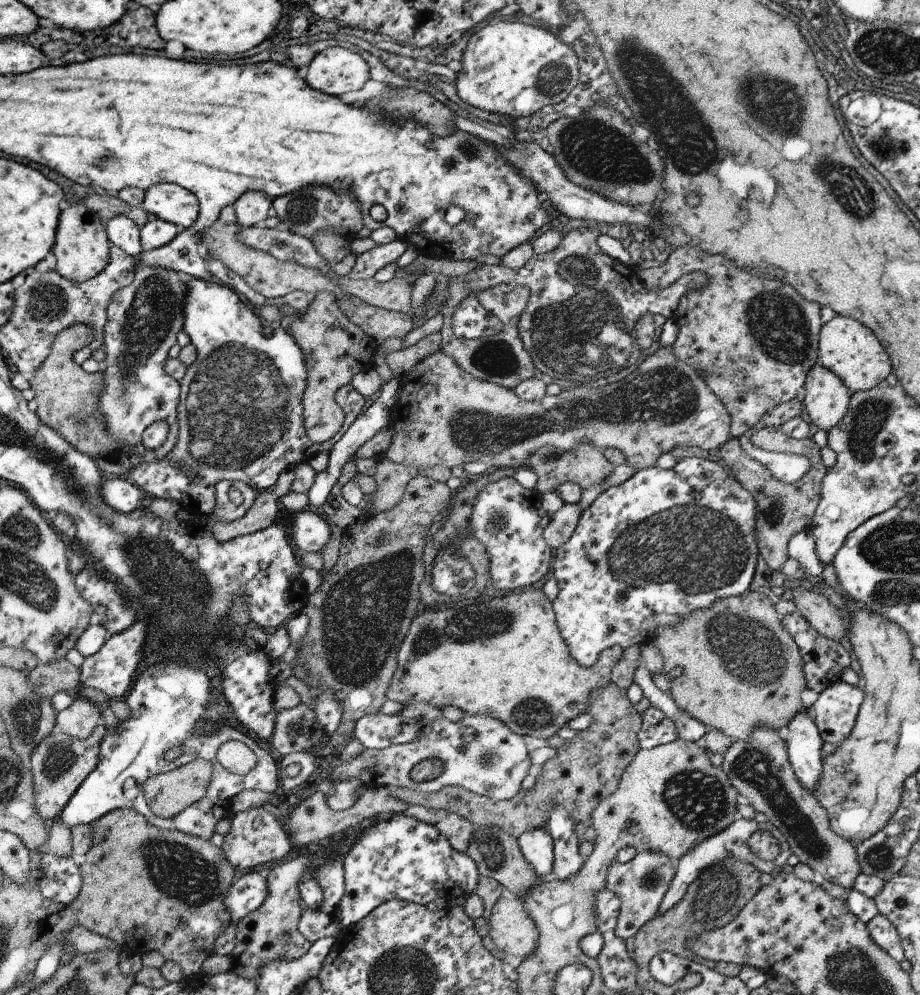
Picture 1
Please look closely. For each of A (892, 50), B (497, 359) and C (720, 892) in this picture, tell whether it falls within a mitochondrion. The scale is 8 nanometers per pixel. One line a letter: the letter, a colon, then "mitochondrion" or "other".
A: mitochondrion
B: mitochondrion
C: mitochondrion

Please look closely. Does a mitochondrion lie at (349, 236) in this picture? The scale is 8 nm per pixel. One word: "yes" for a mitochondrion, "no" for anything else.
no

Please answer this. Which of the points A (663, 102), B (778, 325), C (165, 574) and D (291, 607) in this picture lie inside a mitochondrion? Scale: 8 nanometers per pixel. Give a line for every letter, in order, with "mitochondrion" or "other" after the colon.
A: mitochondrion
B: mitochondrion
C: mitochondrion
D: other

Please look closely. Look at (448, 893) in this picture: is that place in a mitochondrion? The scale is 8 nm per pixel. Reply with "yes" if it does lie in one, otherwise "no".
no

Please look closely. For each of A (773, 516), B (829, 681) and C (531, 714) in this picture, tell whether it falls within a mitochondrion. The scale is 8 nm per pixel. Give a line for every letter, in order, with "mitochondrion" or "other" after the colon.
A: mitochondrion
B: other
C: mitochondrion

